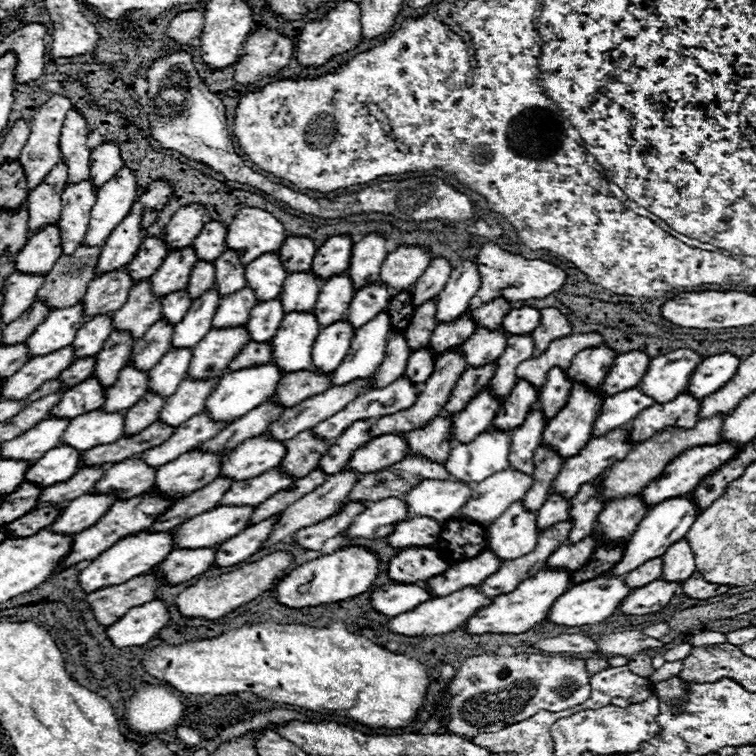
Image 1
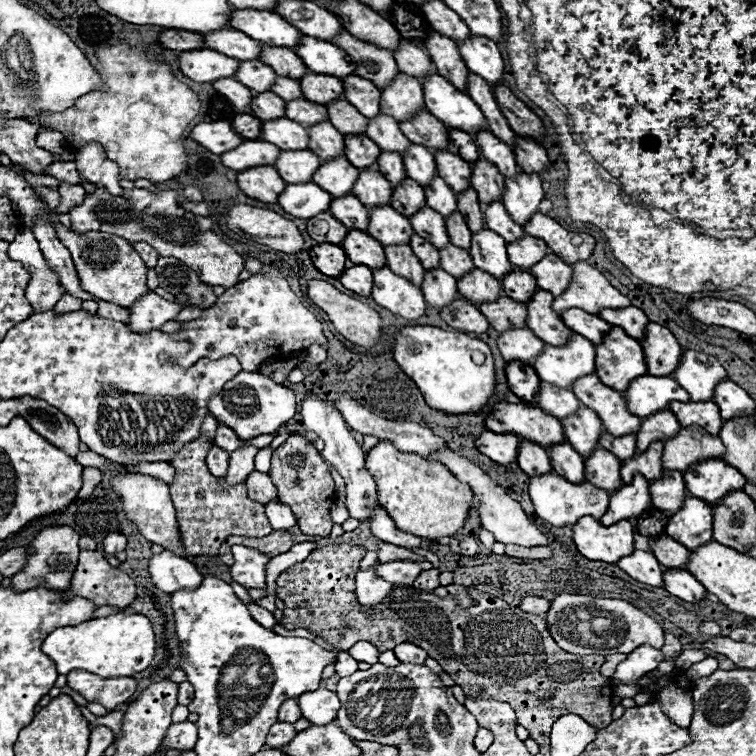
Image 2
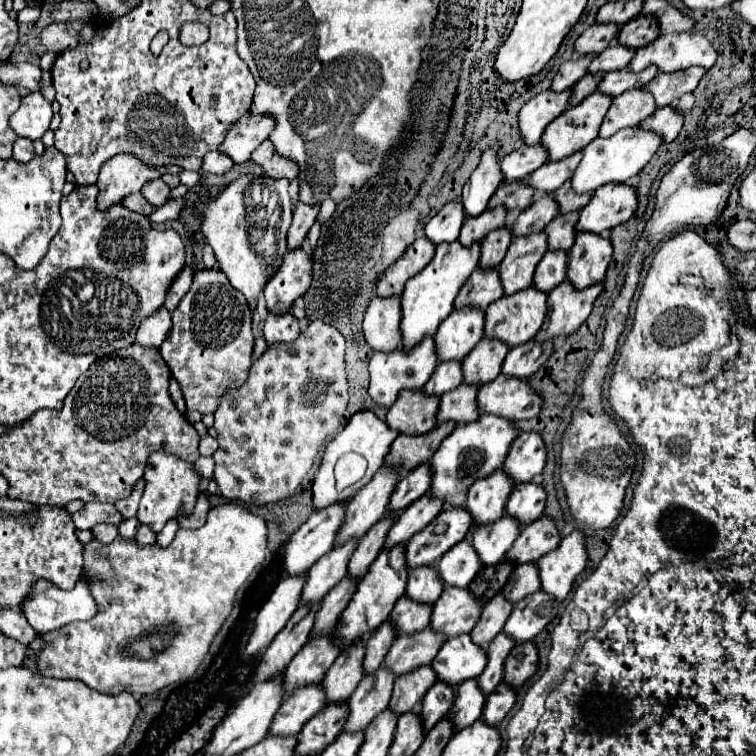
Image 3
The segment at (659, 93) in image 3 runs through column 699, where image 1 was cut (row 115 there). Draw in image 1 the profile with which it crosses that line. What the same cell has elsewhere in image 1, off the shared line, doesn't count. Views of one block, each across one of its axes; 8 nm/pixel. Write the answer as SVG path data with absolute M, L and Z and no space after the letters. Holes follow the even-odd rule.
M76 106L70 108L66 114L62 136L60 136L60 150L62 160L68 164L68 182L80 182L82 178L90 176L90 154L92 150L86 146L88 138L88 122L80 114Z

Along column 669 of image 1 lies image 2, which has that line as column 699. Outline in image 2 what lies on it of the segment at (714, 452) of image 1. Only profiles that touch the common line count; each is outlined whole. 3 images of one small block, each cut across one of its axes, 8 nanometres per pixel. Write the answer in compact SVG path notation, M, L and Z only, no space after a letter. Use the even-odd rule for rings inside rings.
M712 458L712 462L700 462L696 470L688 470L688 474L684 474L684 482L692 496L716 506L726 494L742 490L746 478L724 460Z

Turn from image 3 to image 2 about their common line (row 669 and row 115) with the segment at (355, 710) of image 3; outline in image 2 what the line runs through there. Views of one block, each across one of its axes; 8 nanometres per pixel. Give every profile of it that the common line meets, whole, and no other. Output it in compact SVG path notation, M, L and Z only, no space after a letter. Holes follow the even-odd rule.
M378 114L376 118L372 118L368 122L366 136L370 140L374 140L380 146L380 150L384 150L384 152L400 152L400 154L404 154L412 144L400 132L398 122L394 118L388 118L386 114Z

